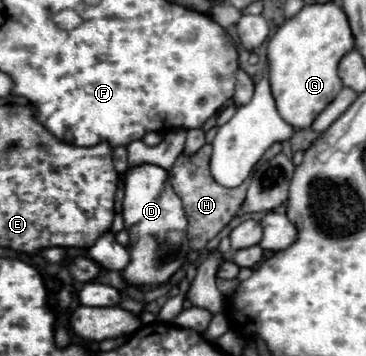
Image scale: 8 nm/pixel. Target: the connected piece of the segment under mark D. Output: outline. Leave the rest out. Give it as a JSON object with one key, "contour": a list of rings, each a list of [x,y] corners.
{"contour":[[[156,164],[132,166],[124,174],[124,226],[130,234],[130,266],[122,272],[130,284],[152,288],[166,282],[186,260],[188,238],[186,238],[186,216],[182,210],[182,200],[174,194],[168,172]]]}

